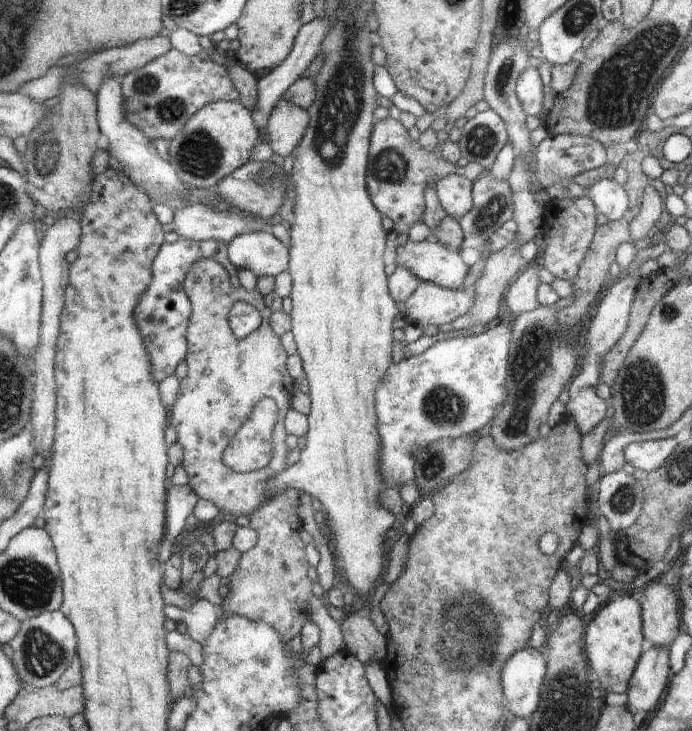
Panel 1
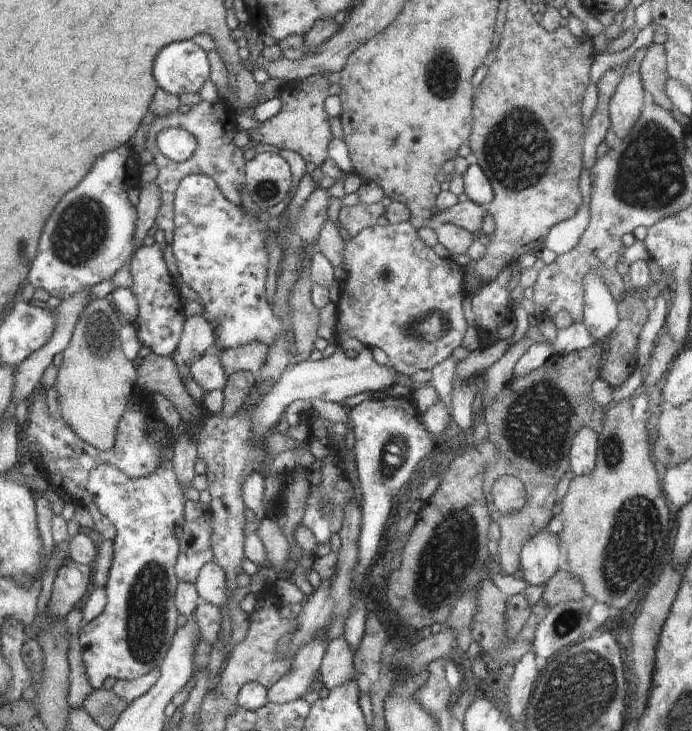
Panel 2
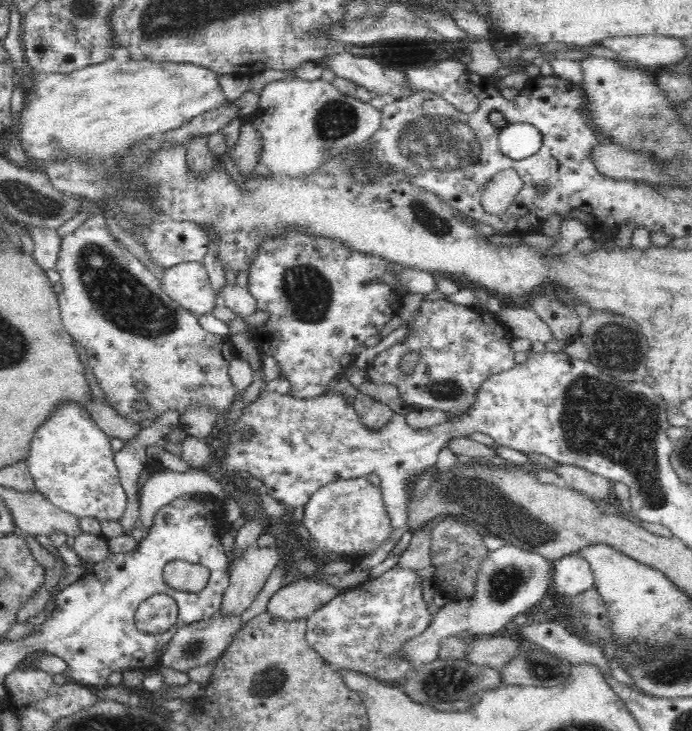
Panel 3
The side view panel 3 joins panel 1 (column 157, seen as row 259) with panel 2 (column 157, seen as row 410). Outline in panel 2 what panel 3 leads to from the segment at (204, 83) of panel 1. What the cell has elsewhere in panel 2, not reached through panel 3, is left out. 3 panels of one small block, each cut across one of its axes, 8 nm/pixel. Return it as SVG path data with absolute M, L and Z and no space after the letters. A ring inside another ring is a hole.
M223 99L207 102L201 100L198 104L190 106L187 113L170 112L166 116L156 116L150 126L146 126L146 143L144 148L149 150L153 155L154 164L158 168L158 177L155 184L160 190L160 209L156 220L155 229L162 230L166 236L166 245L170 245L173 240L174 233L174 200L175 192L180 182L192 174L206 174L210 176L218 188L220 188L225 198L236 204L238 208L242 208L241 190L246 186L245 162L243 158L242 148L238 148L234 143L234 134L237 132L238 122L236 122L237 113ZM166 128L184 128L196 138L197 148L194 155L185 162L176 163L169 160L158 150L156 140L158 134Z

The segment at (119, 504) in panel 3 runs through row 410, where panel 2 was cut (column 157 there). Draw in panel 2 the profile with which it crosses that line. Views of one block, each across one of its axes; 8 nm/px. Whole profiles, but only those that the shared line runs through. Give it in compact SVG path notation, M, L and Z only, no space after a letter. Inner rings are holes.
M192 40L174 42L158 52L152 74L168 94L194 94L210 77L207 53Z

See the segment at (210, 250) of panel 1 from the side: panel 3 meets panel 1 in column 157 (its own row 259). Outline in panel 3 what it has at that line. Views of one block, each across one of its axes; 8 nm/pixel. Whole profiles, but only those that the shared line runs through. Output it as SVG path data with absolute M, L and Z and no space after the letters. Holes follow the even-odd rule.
M286 230L278 238L274 238L273 236L272 238L266 238L258 246L256 258L250 262L251 268L249 271L248 290L257 301L258 309L270 313L270 317L266 319L266 324L262 328L262 334L269 334L270 336L252 336L252 339L256 340L260 355L274 357L278 362L278 366L281 368L281 374L290 383L290 392L288 392L288 395L292 395L292 397L310 398L324 393L324 390L330 384L330 380L338 374L344 374L345 370L352 365L352 360L354 359L353 352L356 346L364 344L368 337L380 334L384 324L399 315L399 311L401 310L402 298L394 293L390 284L386 284L386 282L380 280L380 275L386 274L386 261L379 256L368 256L363 252L357 252L357 250L351 250L350 248L343 249L342 244L343 242L338 242L325 236L314 236L313 234L309 234L309 232Z

